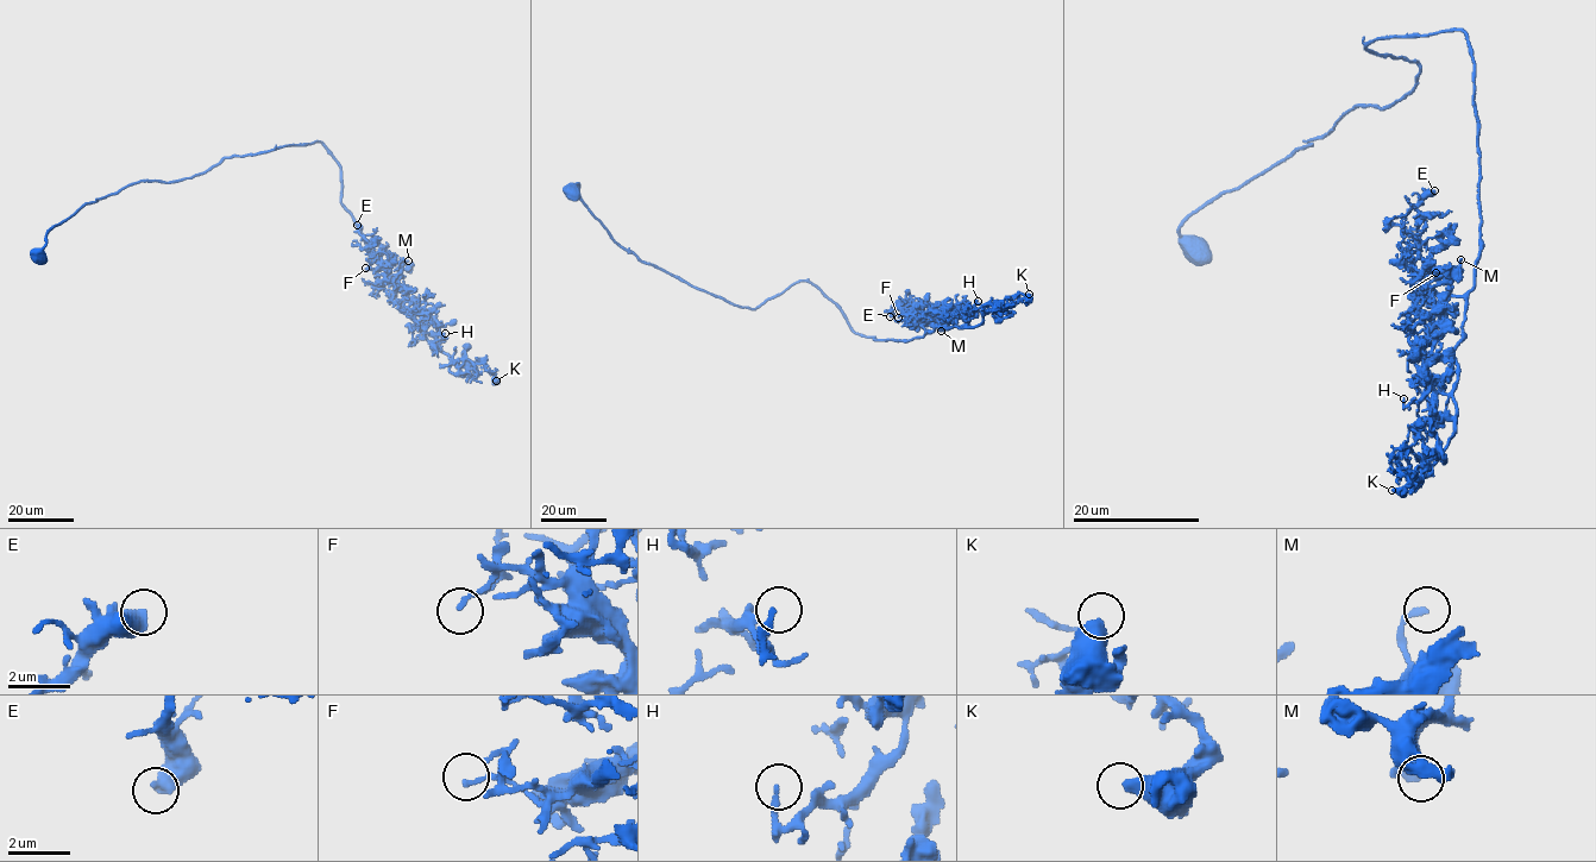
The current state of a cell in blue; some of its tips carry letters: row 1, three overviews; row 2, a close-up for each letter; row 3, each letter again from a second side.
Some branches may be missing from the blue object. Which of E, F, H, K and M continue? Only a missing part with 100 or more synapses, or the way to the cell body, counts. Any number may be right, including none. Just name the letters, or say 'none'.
none

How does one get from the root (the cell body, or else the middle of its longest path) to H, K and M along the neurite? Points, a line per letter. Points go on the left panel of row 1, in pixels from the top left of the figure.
H: (37, 256), (55, 226), (140, 181), (174, 182), (225, 158), (320, 142), (395, 299), (445, 333)
K: (37, 256), (55, 226), (140, 181), (320, 142), (395, 299), (451, 364), (483, 364), (496, 381)
M: (37, 256), (55, 226), (140, 181), (320, 142), (391, 278), (375, 283), (408, 260)

